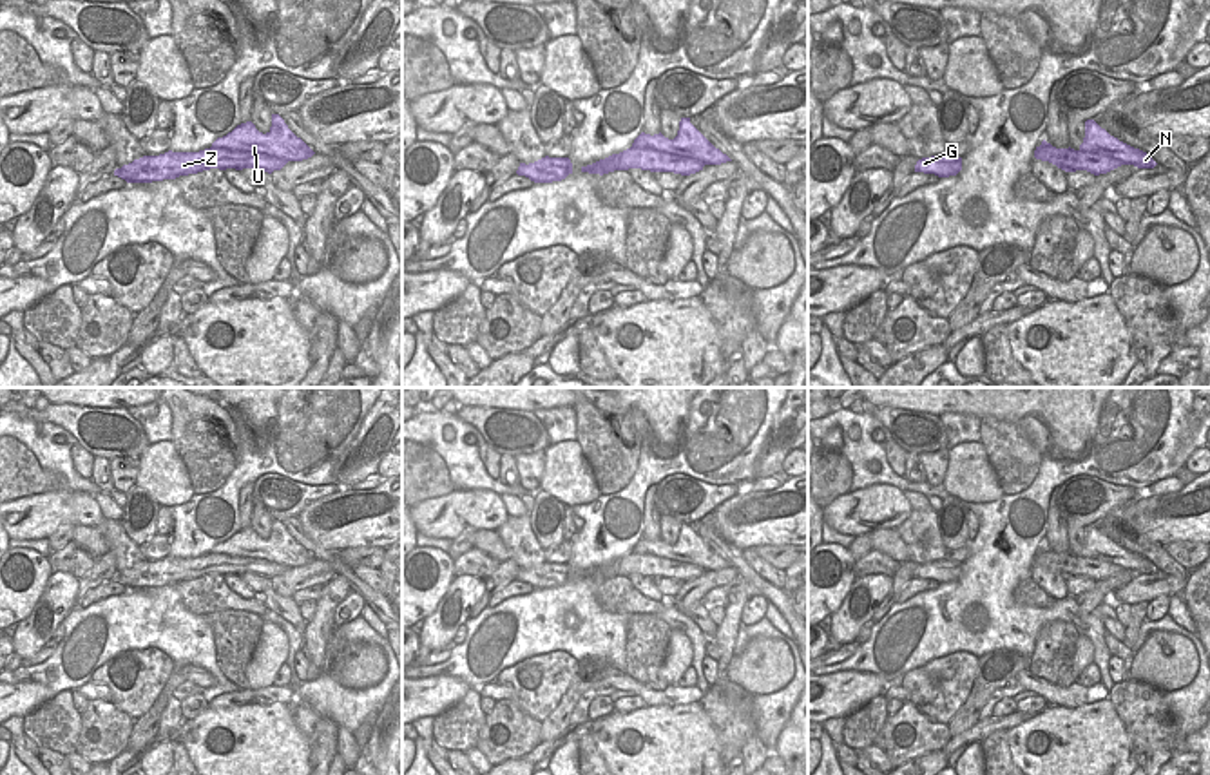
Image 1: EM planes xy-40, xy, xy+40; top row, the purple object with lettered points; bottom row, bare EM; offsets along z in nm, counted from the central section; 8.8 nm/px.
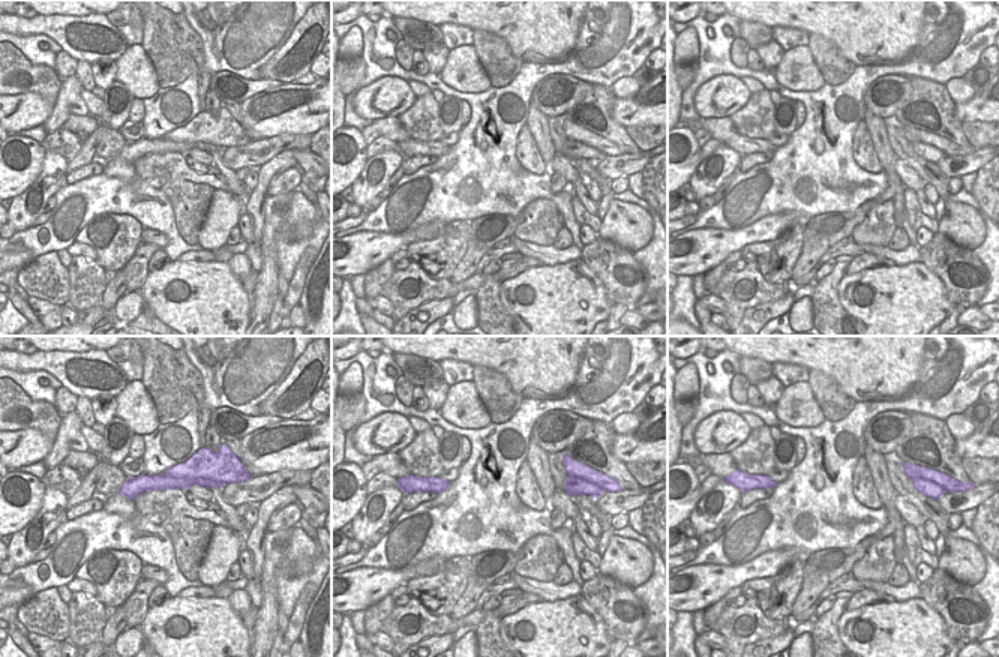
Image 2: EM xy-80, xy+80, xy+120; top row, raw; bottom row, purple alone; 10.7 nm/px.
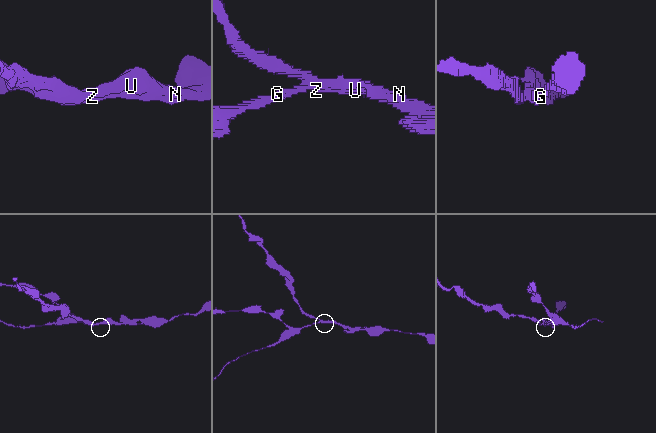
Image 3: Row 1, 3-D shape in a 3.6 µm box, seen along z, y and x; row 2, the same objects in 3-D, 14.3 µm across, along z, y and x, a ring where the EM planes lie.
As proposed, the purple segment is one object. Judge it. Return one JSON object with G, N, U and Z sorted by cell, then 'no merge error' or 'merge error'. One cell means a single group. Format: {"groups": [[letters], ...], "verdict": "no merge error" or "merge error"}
{"groups": [["G"], ["N", "U", "Z"]], "verdict": "merge error"}

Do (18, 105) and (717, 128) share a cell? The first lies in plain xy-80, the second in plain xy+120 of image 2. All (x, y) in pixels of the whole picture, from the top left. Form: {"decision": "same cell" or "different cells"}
{"decision": "different cells"}

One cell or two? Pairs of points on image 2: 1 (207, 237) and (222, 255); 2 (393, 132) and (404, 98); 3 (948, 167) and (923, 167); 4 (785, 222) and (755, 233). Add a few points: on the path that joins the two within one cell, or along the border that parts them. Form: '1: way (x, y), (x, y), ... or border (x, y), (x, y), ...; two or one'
1: border (221, 246), (216, 251); two
2: border (396, 116), (371, 122); two
3: border (935, 164), (948, 179); two
4: way (777, 224), (762, 230); one

